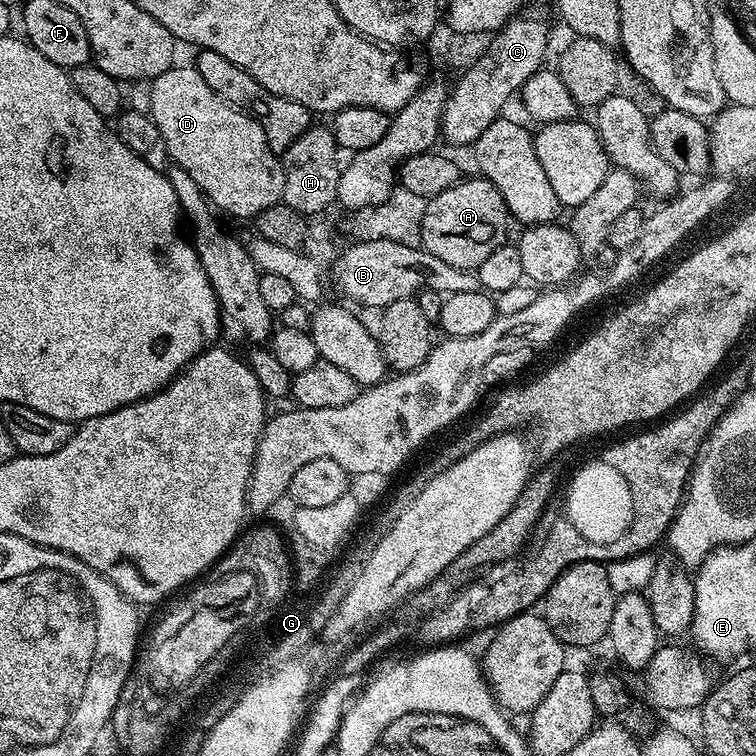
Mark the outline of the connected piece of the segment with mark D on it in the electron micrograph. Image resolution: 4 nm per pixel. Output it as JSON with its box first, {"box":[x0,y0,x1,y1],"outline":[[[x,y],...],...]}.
{"box":[151,66,284,221],"outline":[[[195,66],[170,67],[151,83],[151,117],[162,133],[162,142],[166,142],[171,163],[186,170],[186,174],[198,182],[213,209],[219,210],[225,217],[241,216],[242,219],[251,221],[262,214],[262,210],[283,201],[284,166],[281,157],[270,150],[270,142],[266,142],[266,134],[262,134],[262,126],[258,126],[253,116],[247,116],[238,108],[231,108],[225,100],[218,98],[218,94],[206,86],[202,74],[198,74]]]}

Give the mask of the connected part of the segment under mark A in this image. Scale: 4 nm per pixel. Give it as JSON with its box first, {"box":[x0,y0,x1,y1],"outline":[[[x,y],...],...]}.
{"box":[421,179,510,270],"outline":[[[461,179],[450,190],[442,190],[442,194],[428,201],[421,224],[424,250],[449,266],[469,270],[486,262],[487,256],[506,243],[510,225],[508,207],[500,191],[489,180],[475,179]]]}

